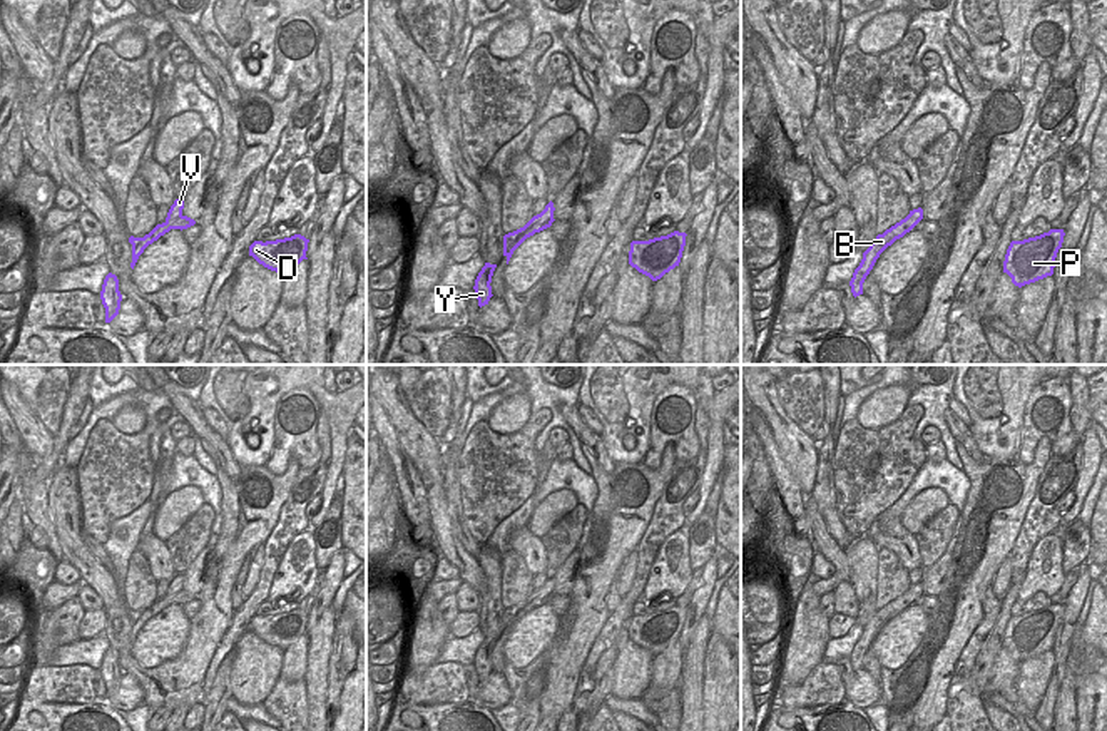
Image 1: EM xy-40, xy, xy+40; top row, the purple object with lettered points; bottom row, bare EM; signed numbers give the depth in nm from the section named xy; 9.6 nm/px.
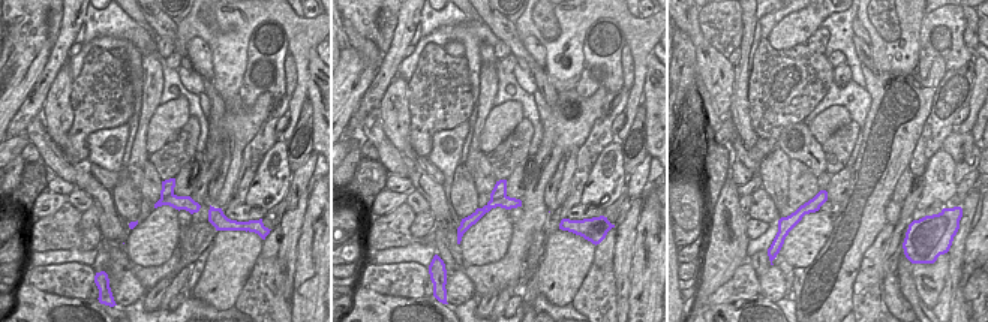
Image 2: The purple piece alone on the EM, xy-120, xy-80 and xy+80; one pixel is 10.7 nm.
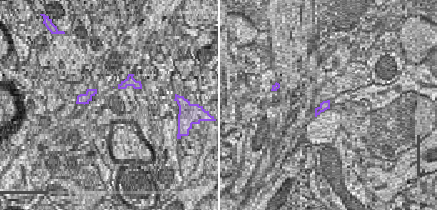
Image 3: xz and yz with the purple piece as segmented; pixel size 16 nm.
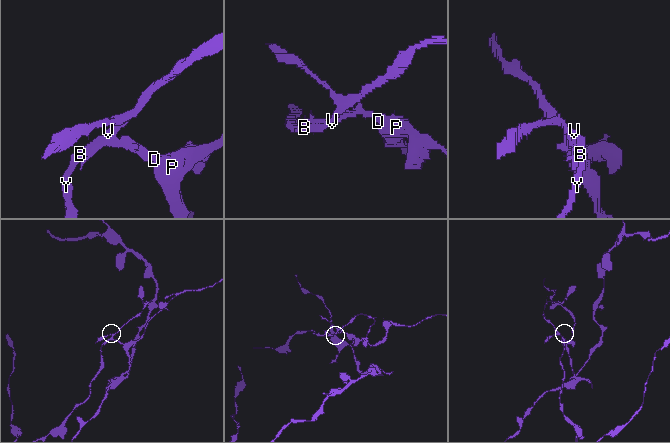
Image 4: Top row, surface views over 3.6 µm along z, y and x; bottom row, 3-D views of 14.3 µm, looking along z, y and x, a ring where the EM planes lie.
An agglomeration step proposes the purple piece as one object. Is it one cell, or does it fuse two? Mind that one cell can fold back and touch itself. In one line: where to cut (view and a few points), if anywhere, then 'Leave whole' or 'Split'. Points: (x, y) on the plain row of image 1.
Split along xy (552, 592), (527, 604), (504, 629). Split

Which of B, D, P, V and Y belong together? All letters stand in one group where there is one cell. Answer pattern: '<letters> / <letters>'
B V Y / D P

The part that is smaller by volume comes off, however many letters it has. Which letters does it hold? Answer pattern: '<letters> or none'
B, V, Y

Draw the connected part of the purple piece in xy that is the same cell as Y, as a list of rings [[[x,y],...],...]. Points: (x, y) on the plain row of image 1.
[[[485,637],[485,641],[482,642],[482,646],[475,654],[473,664],[480,682],[488,679],[490,672],[493,671],[490,657],[492,657],[495,642],[497,639]]]

